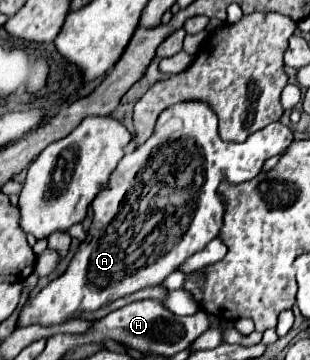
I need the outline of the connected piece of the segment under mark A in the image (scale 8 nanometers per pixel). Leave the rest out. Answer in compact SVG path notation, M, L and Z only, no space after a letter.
M180 101L178 105L172 105L170 109L164 109L164 111L160 113L158 121L156 121L156 127L154 127L152 137L150 137L144 145L140 145L132 155L124 155L124 157L122 157L122 161L118 163L118 167L116 167L114 173L110 175L108 185L102 187L100 193L98 193L98 197L92 201L92 211L94 211L92 225L90 225L90 229L88 229L86 239L78 245L78 249L76 249L76 253L74 253L74 257L72 257L72 261L70 261L66 273L60 275L58 279L50 281L44 289L40 289L38 293L32 293L32 295L26 299L26 303L22 305L22 309L20 309L20 313L18 313L18 323L16 323L16 327L64 323L64 321L70 321L70 319L74 317L74 313L78 313L78 311L96 311L96 309L100 309L100 307L104 307L104 305L108 305L108 303L112 303L112 301L116 301L116 299L120 299L120 297L132 295L132 293L136 293L136 291L140 291L140 289L144 289L144 287L162 285L162 281L164 281L170 273L178 271L180 265L182 265L188 257L192 257L196 251L202 251L214 237L218 237L218 233L220 233L220 229L222 229L222 217L224 217L224 211L226 211L226 203L224 203L222 195L218 193L218 185L220 185L222 181L228 181L230 185L238 185L238 183L244 183L244 181L254 179L254 177L260 173L264 161L270 159L270 157L274 157L274 155L278 155L278 153L282 153L282 149L286 149L286 147L292 143L292 139L294 139L294 133L292 133L286 125L282 125L282 123L270 123L268 127L256 131L256 133L250 137L250 141L244 141L244 143L226 143L226 141L222 141L220 135L218 135L216 113L214 113L214 109L210 109L210 105L206 105L206 101Z

